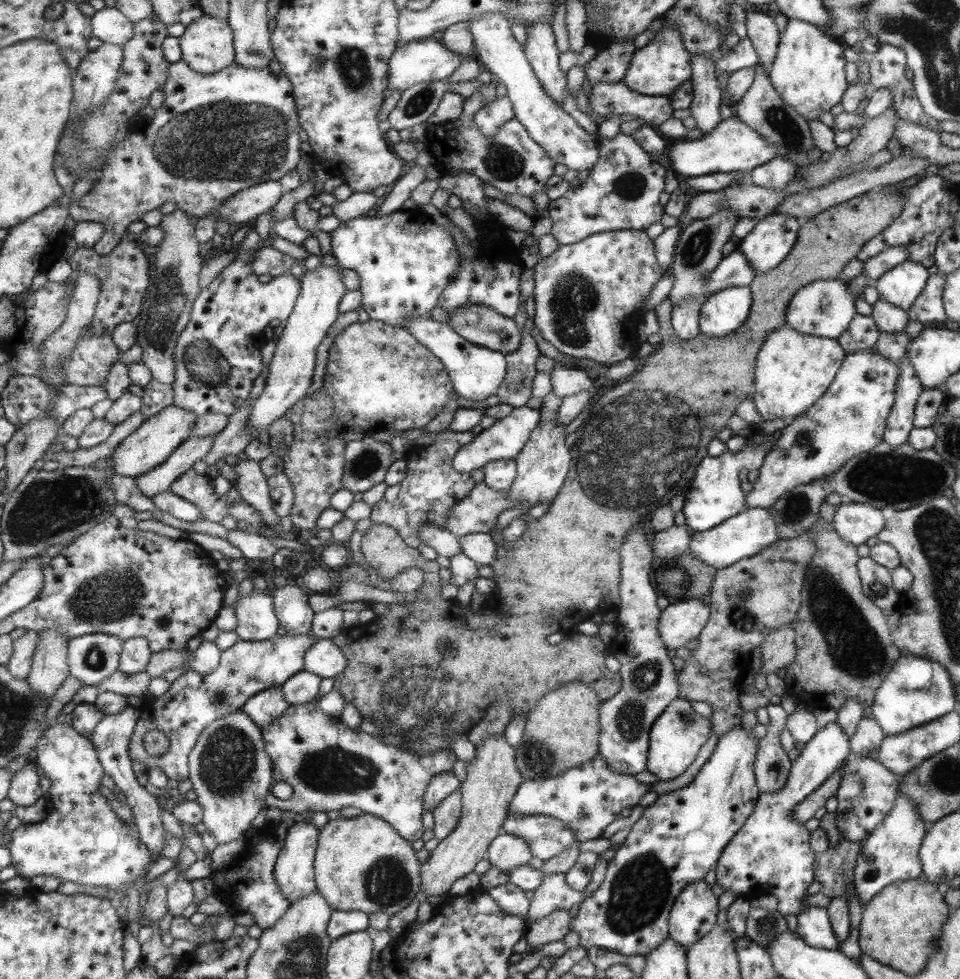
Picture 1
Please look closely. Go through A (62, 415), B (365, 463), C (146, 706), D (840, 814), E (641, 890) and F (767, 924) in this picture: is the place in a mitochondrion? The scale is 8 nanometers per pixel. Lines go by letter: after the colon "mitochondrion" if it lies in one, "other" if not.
A: other
B: mitochondrion
C: other
D: other
E: mitochondrion
F: mitochondrion

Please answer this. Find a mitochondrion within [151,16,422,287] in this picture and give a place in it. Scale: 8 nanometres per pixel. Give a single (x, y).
(353, 68)

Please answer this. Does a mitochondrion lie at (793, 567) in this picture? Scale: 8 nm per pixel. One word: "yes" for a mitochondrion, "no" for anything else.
yes

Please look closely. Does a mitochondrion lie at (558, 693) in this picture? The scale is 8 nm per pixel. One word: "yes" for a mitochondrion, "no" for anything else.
no

